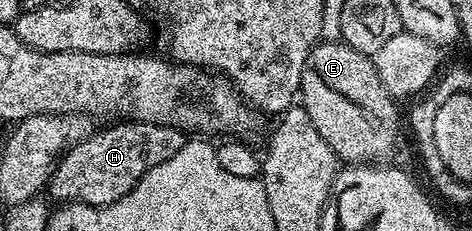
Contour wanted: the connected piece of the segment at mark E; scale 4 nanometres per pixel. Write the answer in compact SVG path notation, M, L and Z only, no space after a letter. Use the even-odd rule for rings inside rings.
M320 41L316 43L315 48L311 50L309 57L305 61L303 76L299 82L299 90L301 92L301 106L305 109L305 113L309 113L309 121L313 121L313 126L317 128L317 133L321 133L321 137L325 137L325 145L329 145L329 149L333 149L336 160L342 161L347 165L354 165L356 163L375 165L380 161L386 160L383 158L394 149L395 138L399 135L399 111L395 108L396 100L385 89L381 77L377 77L377 69L372 56L365 53L357 53L357 49L353 49L348 43L342 41Z

